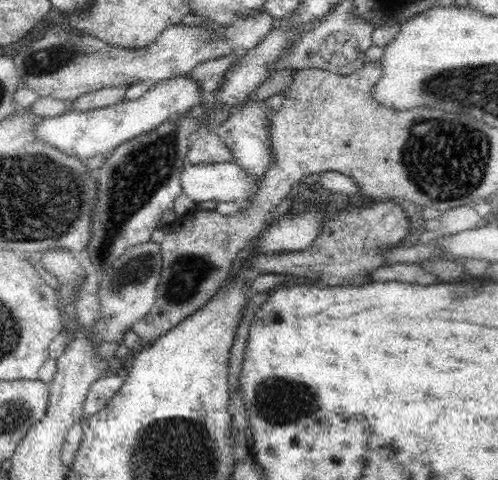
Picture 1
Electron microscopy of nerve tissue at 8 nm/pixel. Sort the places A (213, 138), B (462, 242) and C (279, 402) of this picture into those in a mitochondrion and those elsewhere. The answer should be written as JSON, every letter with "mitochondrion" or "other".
{"A":"other","B":"other","C":"mitochondrion"}

